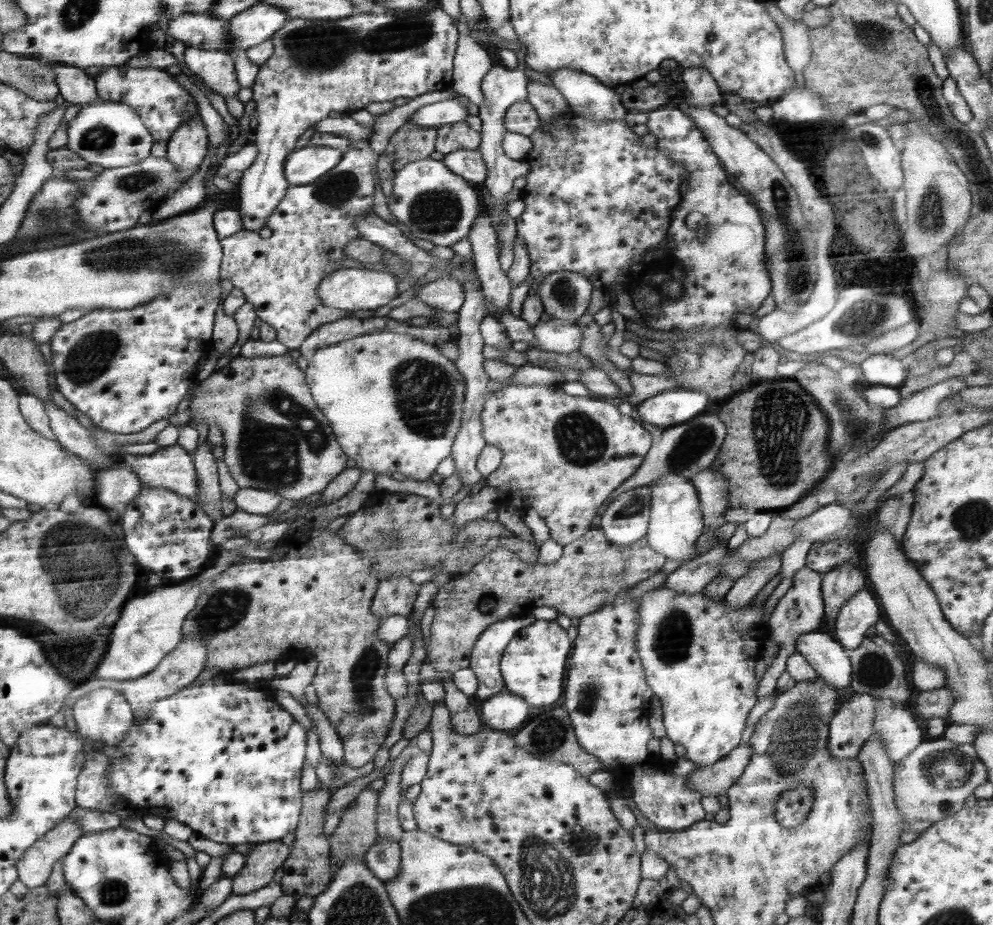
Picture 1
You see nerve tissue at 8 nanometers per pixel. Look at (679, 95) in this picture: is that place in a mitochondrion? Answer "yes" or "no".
no

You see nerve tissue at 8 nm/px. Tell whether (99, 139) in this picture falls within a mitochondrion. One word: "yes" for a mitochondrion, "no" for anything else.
yes

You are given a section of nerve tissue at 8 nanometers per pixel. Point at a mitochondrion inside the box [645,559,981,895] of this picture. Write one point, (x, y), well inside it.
(792, 746)

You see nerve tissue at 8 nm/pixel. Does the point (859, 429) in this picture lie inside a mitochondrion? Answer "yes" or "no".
yes

